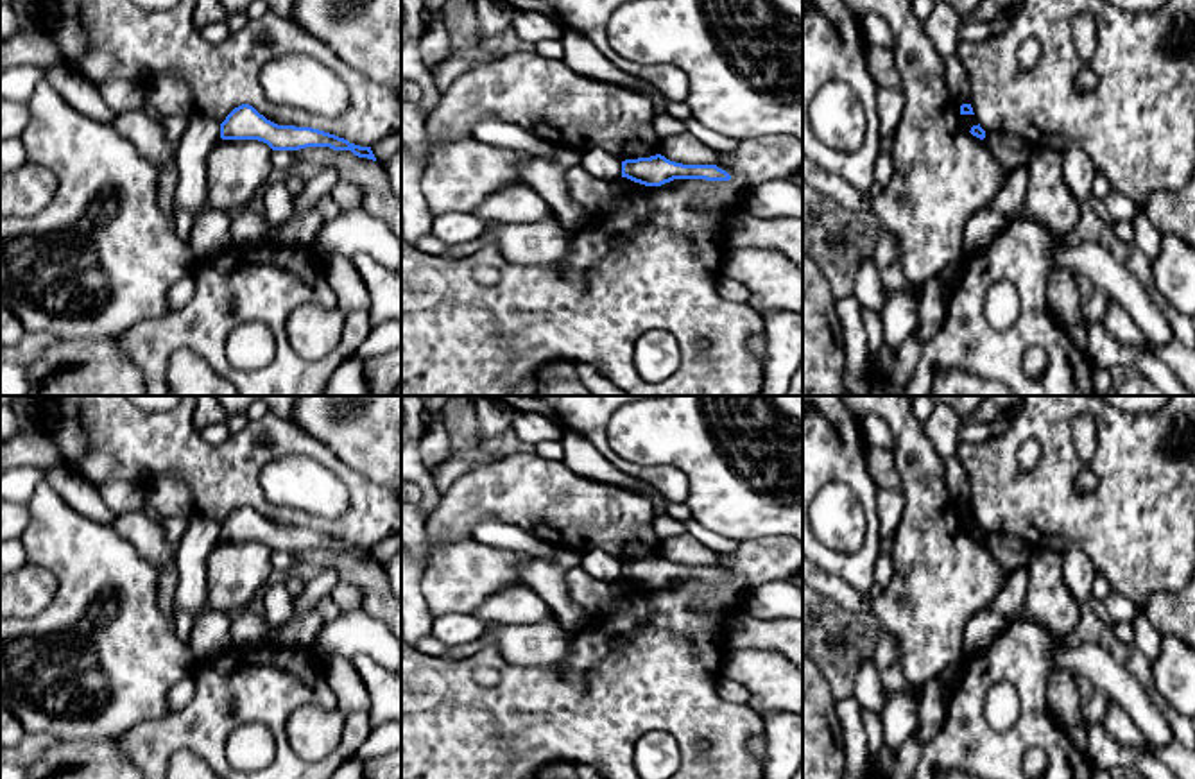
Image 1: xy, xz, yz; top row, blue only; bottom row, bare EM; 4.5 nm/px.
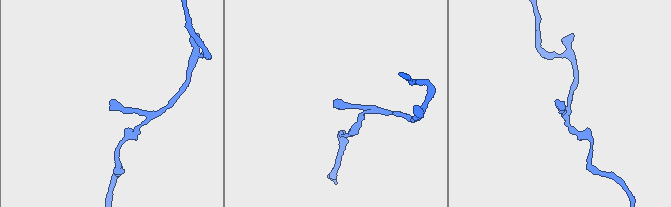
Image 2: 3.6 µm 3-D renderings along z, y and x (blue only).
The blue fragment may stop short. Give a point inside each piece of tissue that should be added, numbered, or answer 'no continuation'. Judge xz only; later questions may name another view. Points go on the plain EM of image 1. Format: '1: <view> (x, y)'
no continuation

